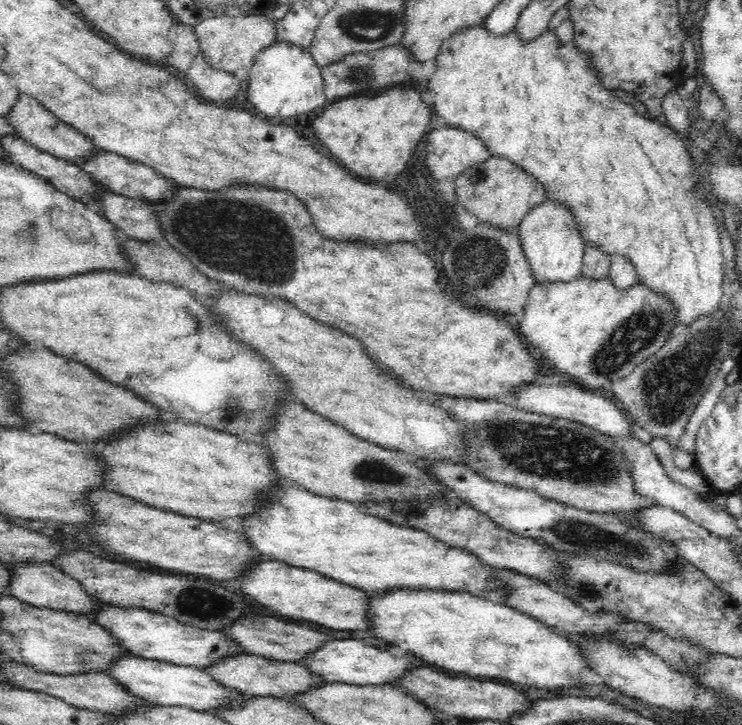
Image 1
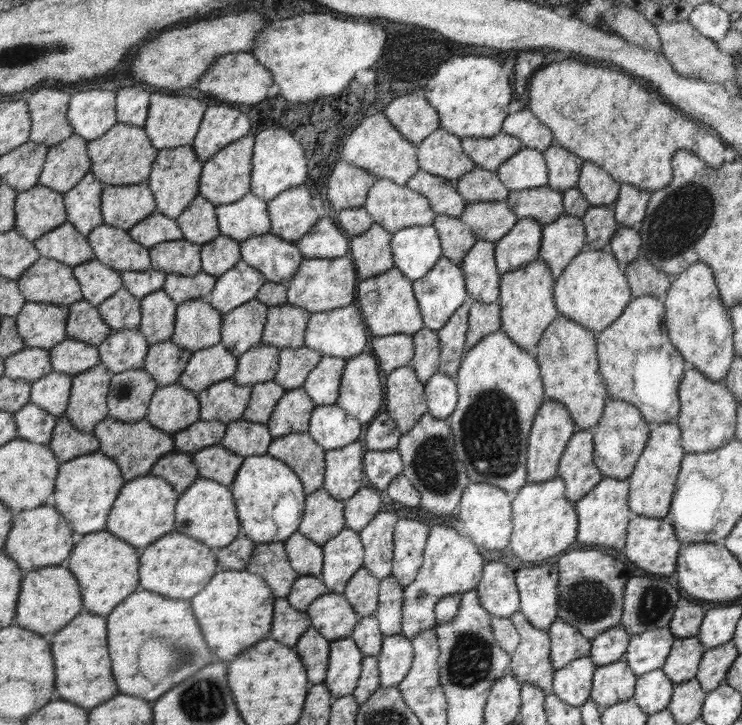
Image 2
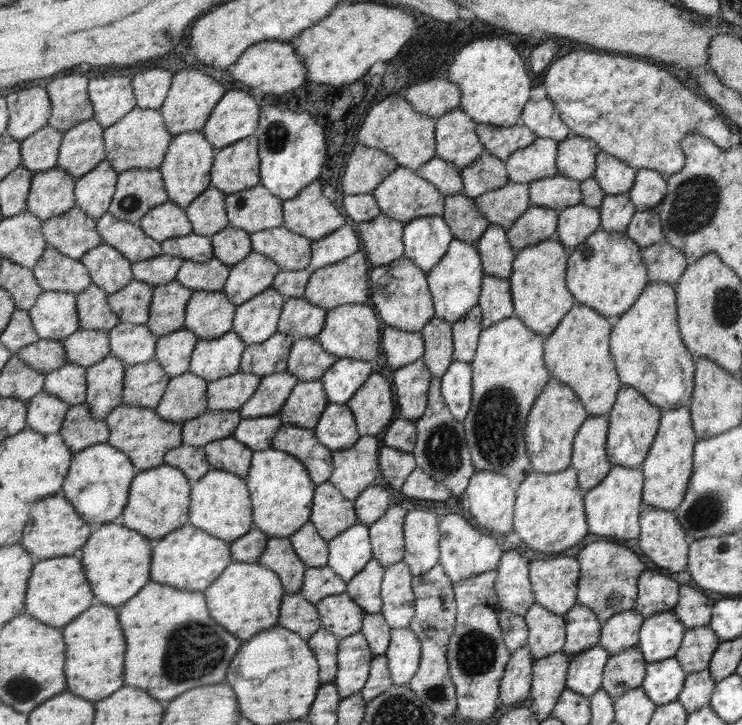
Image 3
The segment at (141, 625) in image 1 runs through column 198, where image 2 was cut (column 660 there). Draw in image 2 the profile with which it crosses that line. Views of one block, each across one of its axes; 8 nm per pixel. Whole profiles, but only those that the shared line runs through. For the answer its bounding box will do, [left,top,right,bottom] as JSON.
[619,626,674,677]

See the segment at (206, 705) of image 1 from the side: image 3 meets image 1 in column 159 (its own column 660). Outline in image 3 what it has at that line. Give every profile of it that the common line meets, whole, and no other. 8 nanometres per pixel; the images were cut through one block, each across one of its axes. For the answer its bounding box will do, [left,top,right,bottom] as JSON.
[640,656,685,706]

